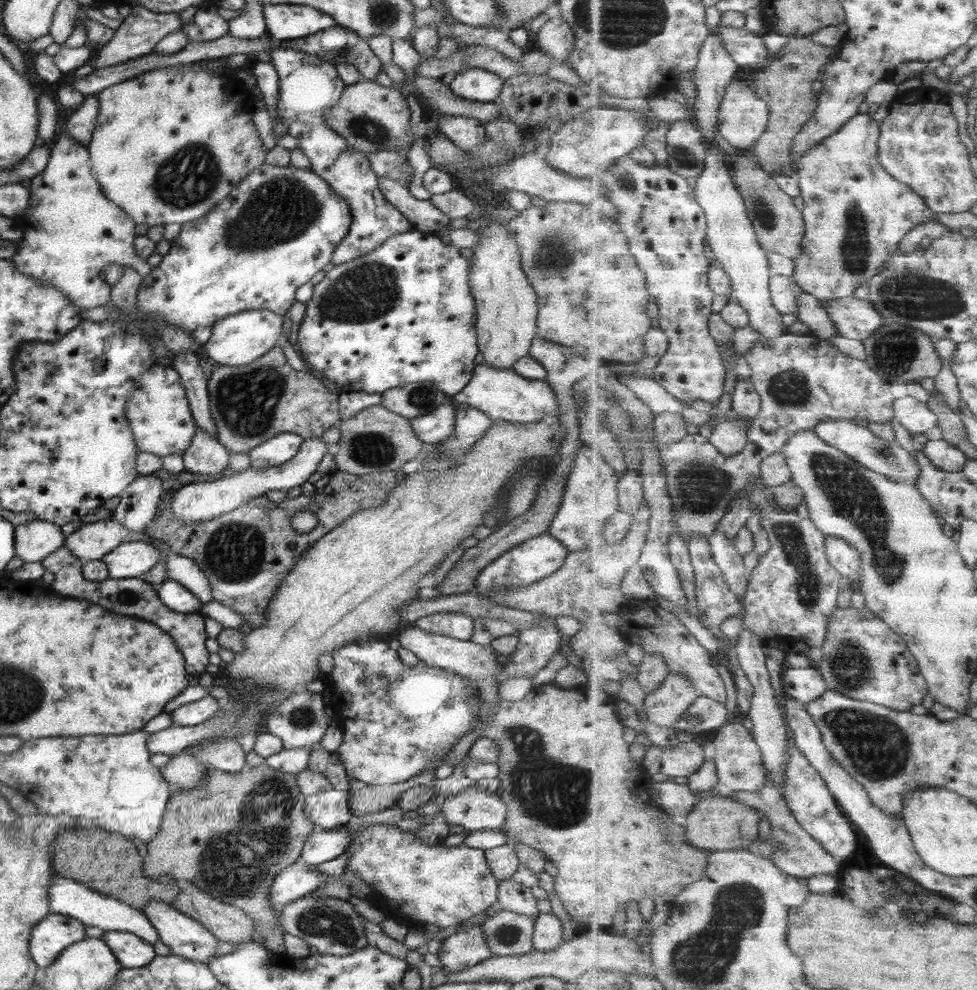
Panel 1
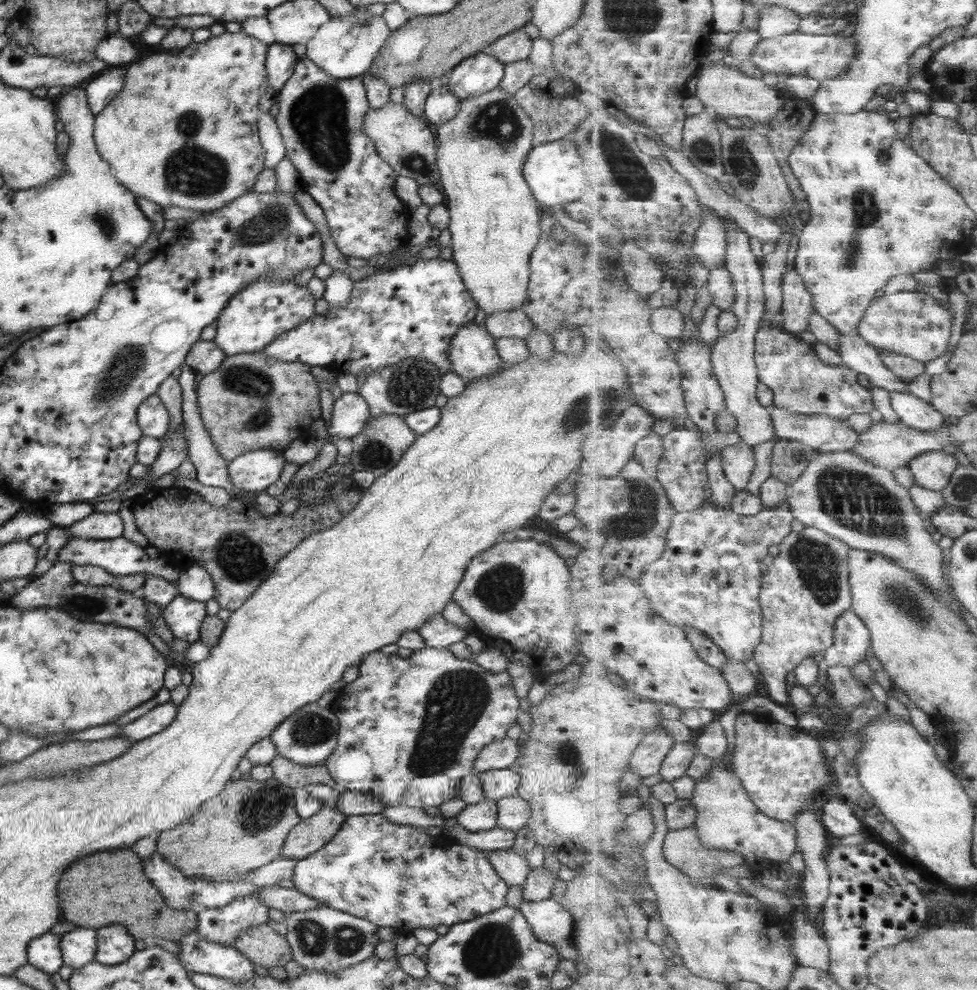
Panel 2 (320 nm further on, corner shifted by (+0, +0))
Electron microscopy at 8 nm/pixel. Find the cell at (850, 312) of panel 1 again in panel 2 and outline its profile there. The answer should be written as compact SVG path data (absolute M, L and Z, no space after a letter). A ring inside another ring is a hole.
M896 292L877 297L861 319L859 334L872 344L878 352L888 350L915 360L928 363L941 358L947 351L955 312L943 308L937 298L927 292Z

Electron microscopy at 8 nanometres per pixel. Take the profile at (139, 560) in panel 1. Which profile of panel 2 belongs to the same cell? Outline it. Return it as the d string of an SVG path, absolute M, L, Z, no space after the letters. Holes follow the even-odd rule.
M122 536L109 540L82 539L71 537L68 543L58 552L58 560L68 562L73 566L97 566L112 574L115 578L130 574L157 575L164 578L167 582L173 583L175 595L180 595L177 584L179 569L173 567L163 557L150 559L145 554L143 548L135 545L134 542L124 539Z

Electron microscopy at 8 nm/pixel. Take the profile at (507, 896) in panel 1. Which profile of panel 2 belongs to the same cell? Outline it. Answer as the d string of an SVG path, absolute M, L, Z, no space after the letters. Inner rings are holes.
M511 849L487 851L486 860L507 886L522 886L528 873L525 857L520 857Z

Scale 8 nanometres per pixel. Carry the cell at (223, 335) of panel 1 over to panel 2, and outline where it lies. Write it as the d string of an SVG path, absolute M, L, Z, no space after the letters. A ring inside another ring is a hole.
M261 275L248 282L229 297L229 302L214 322L216 333L212 340L226 355L257 353L280 334L309 321L315 316L315 298L304 286L293 284L289 277L284 281Z

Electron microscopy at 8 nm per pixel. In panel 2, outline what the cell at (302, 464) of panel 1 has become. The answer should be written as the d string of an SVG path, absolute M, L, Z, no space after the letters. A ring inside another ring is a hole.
M342 393L340 397L335 399L332 403L332 415L330 419L330 424L327 426L327 434L330 442L330 438L335 436L335 438L350 439L353 436L357 436L367 424L370 418L370 412L367 403L364 402L361 395L357 393Z

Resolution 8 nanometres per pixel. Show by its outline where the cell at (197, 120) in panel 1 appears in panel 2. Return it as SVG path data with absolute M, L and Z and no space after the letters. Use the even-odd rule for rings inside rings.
M225 31L219 36L210 36L208 40L203 42L191 41L175 56L153 52L152 55L126 66L124 83L119 94L112 98L101 112L94 115L92 136L97 152L109 164L119 185L131 193L134 198L145 198L145 200L149 200L161 208L172 206L206 214L222 208L225 204L249 192L255 184L257 175L264 170L264 152L258 137L258 116L261 112L257 109L257 104L259 104L259 98L265 94L268 86L265 70L267 49L268 45L264 42L251 38L244 32L231 33Z

